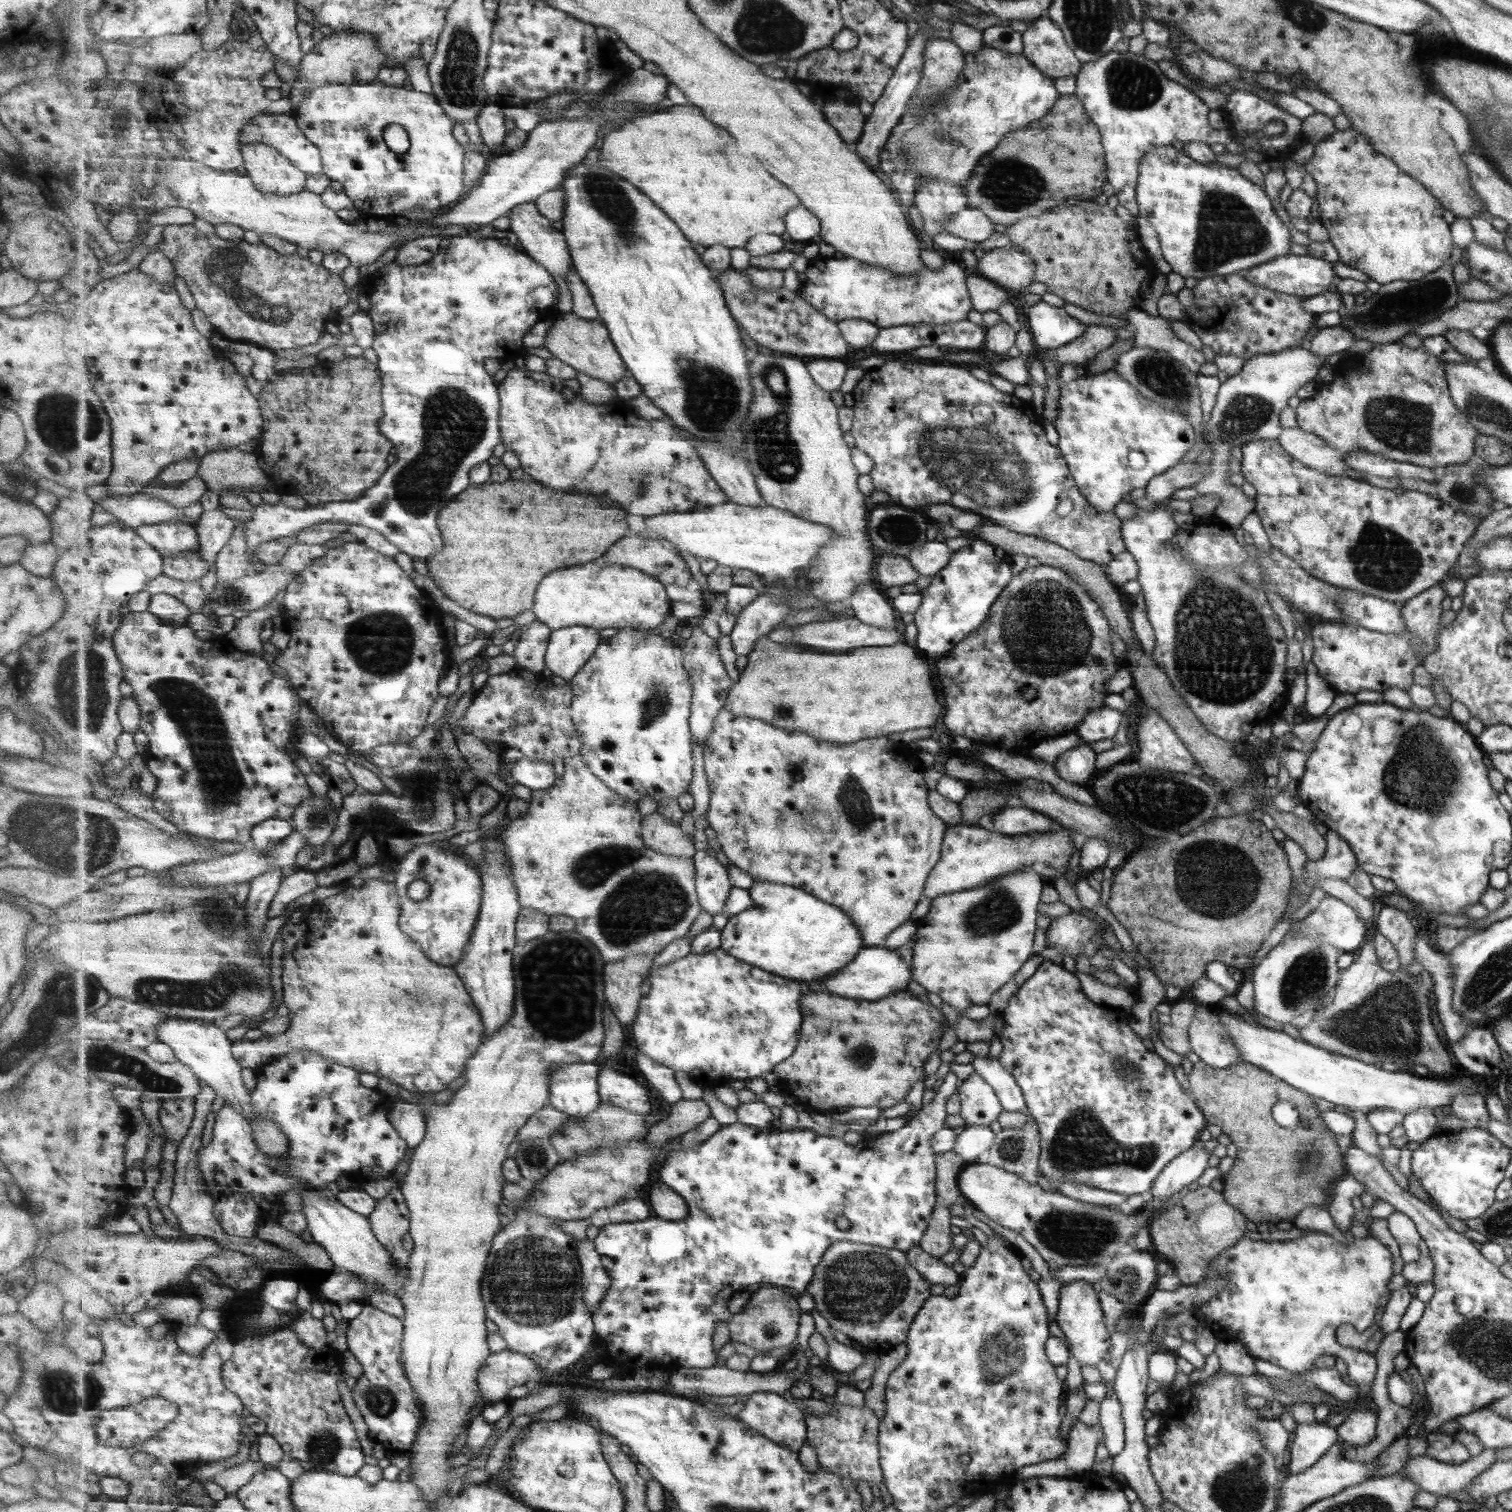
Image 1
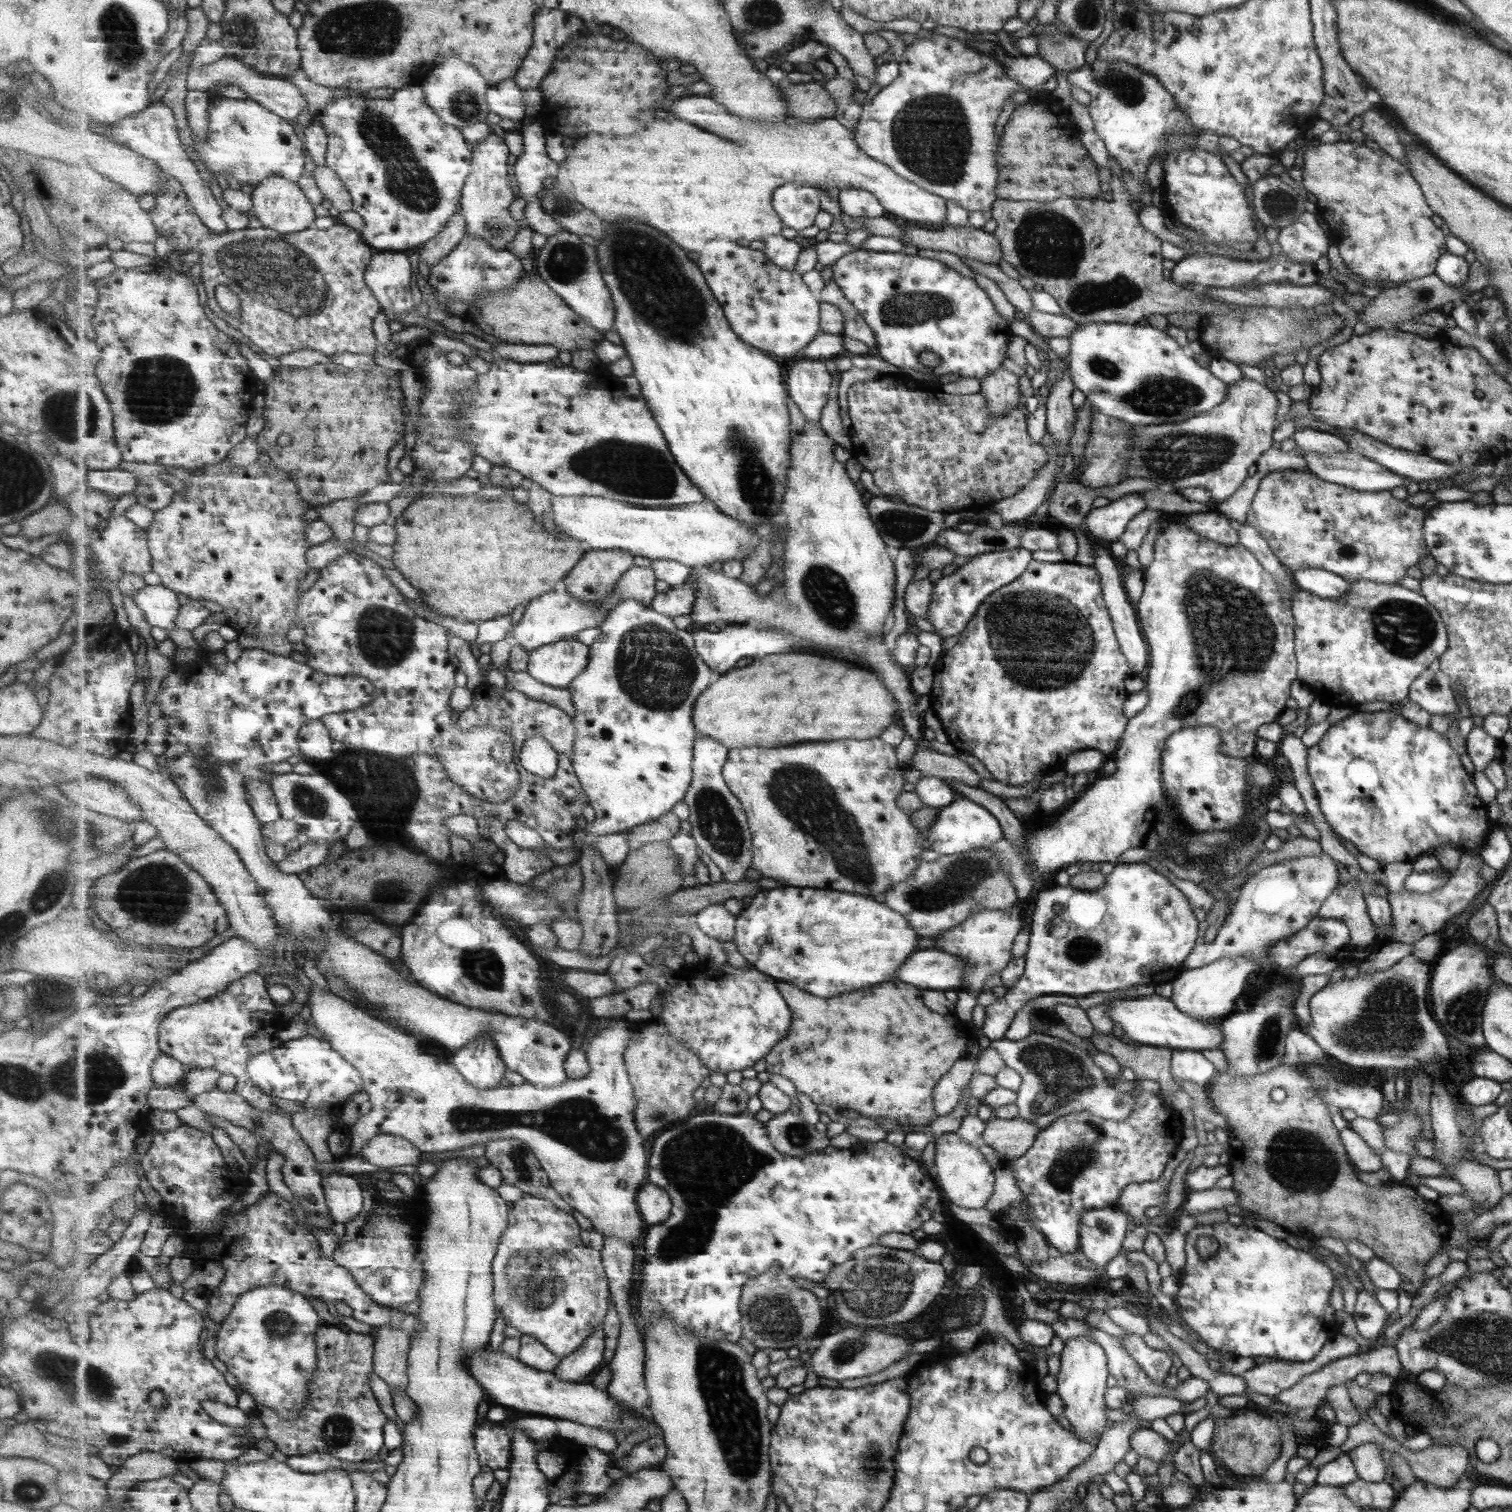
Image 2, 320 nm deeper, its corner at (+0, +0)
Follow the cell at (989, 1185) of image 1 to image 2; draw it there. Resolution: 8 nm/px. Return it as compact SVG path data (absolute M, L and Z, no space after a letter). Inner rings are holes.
M949 1132L939 1136L934 1140L934 1156L933 1166L935 1166L935 1182L940 1190L944 1193L950 1204L968 1209L983 1208L993 1194L993 1184L995 1183L995 1176L989 1164L984 1160L979 1150L969 1146L969 1143L963 1142L955 1132Z

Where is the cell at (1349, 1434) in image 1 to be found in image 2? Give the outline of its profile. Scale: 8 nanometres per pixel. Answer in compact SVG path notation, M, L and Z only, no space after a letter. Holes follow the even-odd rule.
M1367 1442L1348 1451L1356 1475L1370 1484L1383 1481L1387 1472L1379 1456L1378 1448L1379 1445Z

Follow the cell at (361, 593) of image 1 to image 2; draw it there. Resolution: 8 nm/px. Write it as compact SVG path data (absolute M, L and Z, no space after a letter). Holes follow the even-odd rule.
M347 552L346 554L342 554L337 560L334 560L327 568L319 569L319 577L316 579L314 585L304 592L300 600L300 610L298 610L302 626L306 630L306 638L300 649L304 653L307 664L311 668L316 669L317 672L323 672L323 674L328 676L358 675L367 678L367 680L371 680L376 691L375 698L372 700L373 702L368 706L355 711L326 715L321 719L321 722L330 730L334 741L344 742L346 745L355 747L356 749L371 750L371 752L379 752L379 754L393 754L393 756L412 756L418 752L437 754L440 757L440 763L449 775L449 779L455 785L463 787L464 792L487 802L507 802L511 800L517 795L519 789L521 789L521 775L523 771L522 768L518 768L516 760L516 740L512 734L488 724L472 728L467 732L462 731L462 728L457 724L457 715L451 709L451 706L449 706L449 700L453 696L453 690L457 688L456 675L458 672L457 666L449 658L450 636L442 625L417 616L405 603L405 597L387 578L384 568L377 561L371 560L368 555L357 555L353 552Z

